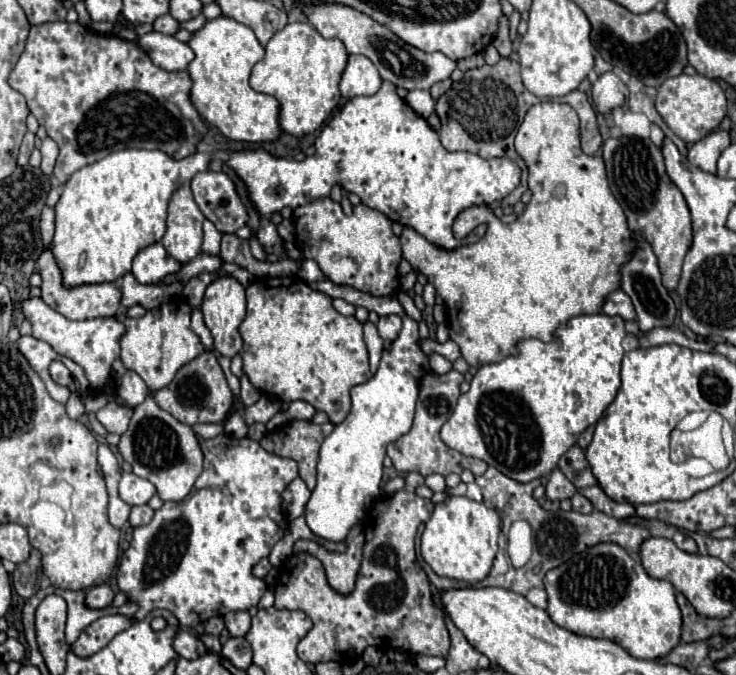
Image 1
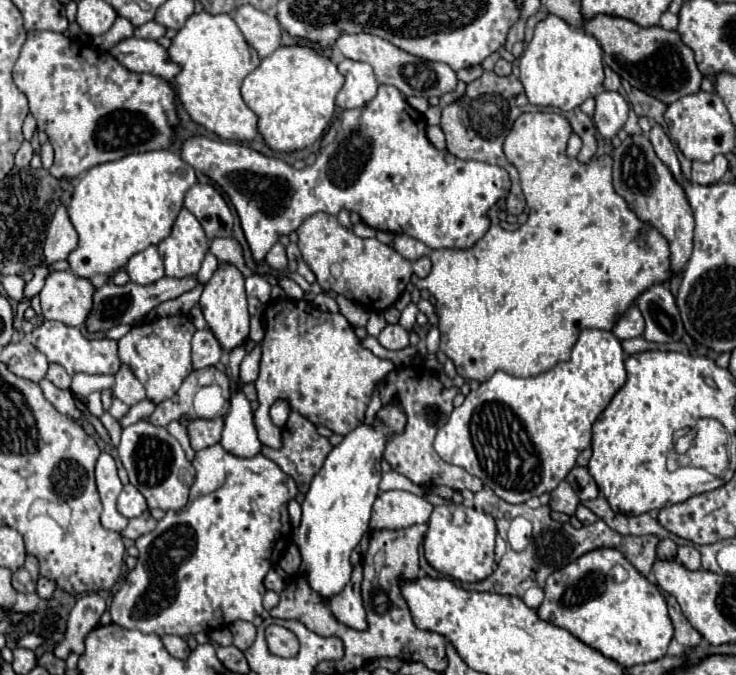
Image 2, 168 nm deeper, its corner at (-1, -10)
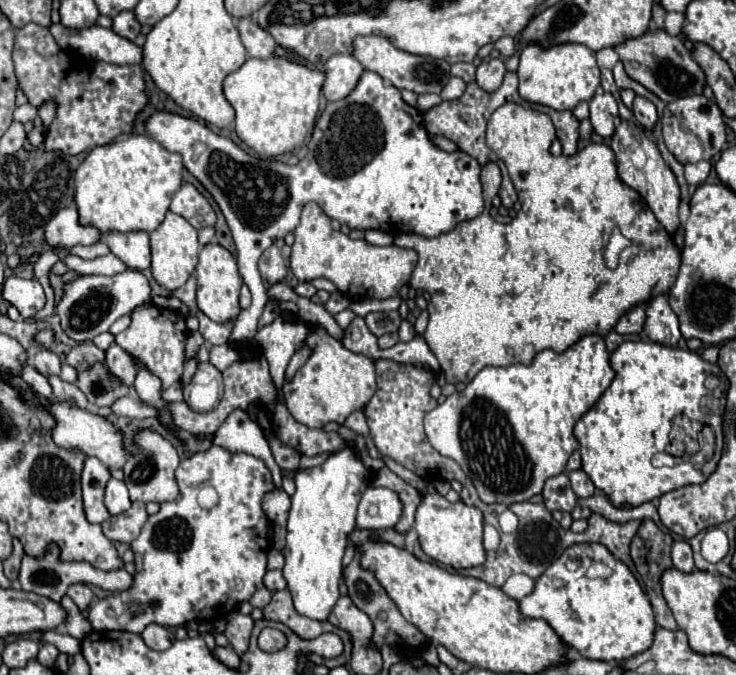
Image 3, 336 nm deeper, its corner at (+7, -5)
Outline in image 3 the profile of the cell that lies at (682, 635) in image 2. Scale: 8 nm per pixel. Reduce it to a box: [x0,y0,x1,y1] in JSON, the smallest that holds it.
[631,520,679,630]

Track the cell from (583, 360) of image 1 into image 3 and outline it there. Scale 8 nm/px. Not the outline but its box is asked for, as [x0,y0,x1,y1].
[425,334,615,506]

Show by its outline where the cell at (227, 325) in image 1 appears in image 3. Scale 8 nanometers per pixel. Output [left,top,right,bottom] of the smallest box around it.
[195,244,243,324]

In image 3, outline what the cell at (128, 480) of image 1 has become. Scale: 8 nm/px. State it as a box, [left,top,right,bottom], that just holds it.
[105,478,131,514]

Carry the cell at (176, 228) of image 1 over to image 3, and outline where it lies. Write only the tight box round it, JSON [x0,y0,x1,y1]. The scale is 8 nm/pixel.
[151,212,199,292]

